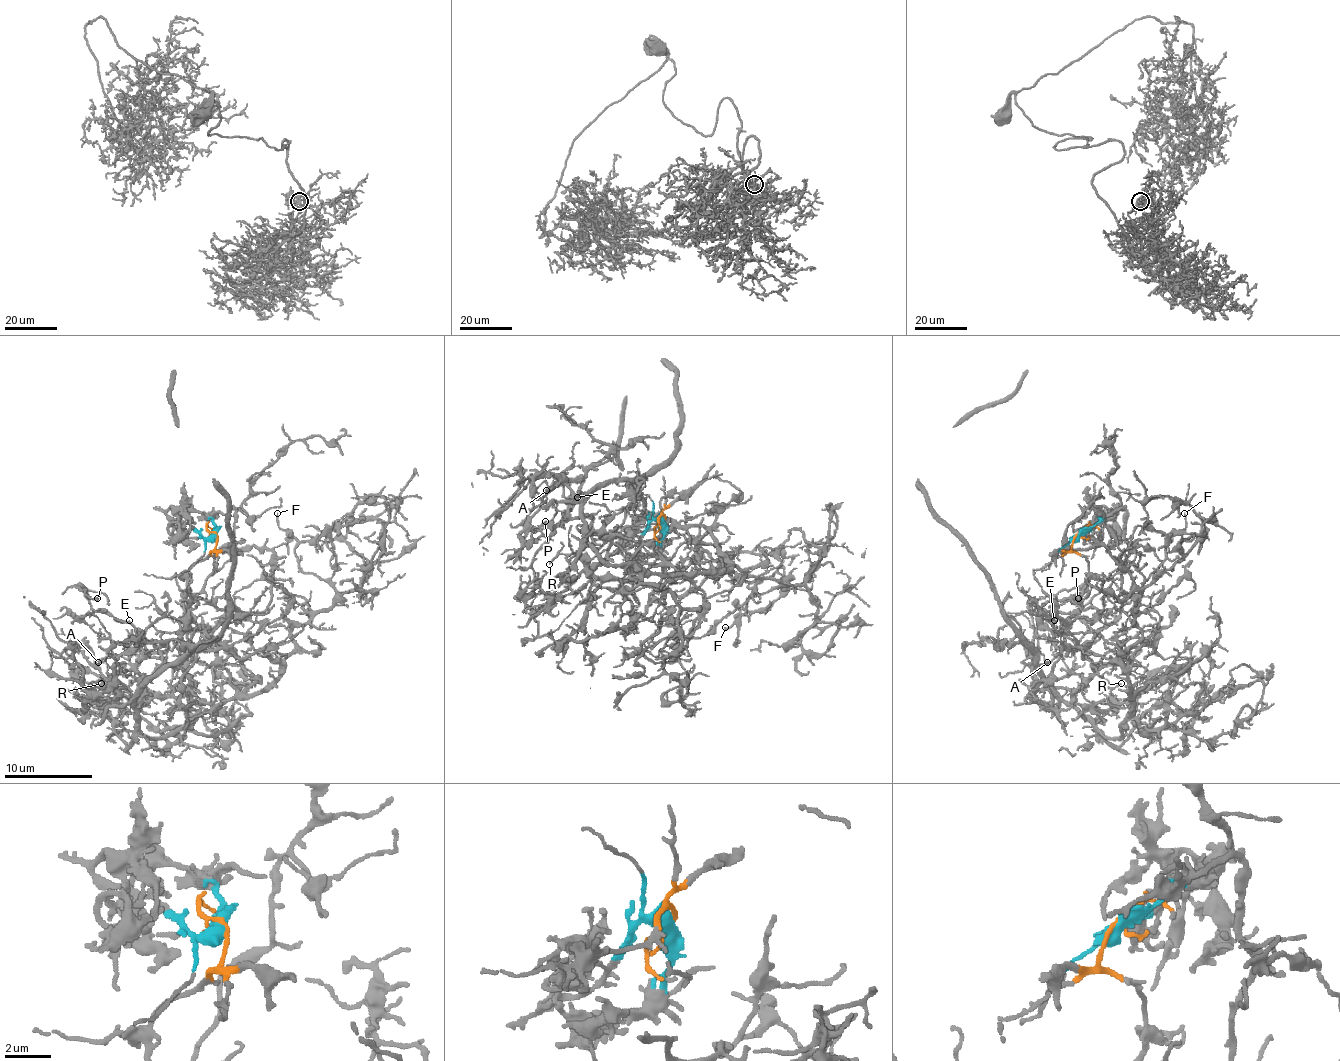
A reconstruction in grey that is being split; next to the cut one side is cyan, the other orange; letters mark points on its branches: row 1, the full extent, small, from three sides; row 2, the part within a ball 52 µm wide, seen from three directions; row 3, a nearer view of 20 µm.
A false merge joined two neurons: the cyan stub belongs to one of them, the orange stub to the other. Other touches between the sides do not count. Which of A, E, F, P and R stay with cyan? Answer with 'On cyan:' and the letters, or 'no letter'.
On cyan: no letter

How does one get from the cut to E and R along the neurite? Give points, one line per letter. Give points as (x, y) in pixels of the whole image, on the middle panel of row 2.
E: (662, 520), (636, 531), (636, 483), (728, 566), (677, 571), (572, 518), (563, 476), (576, 496)
R: (662, 520), (636, 531), (636, 483), (644, 514), (710, 533), (728, 566), (625, 579), (574, 553), (550, 564)

